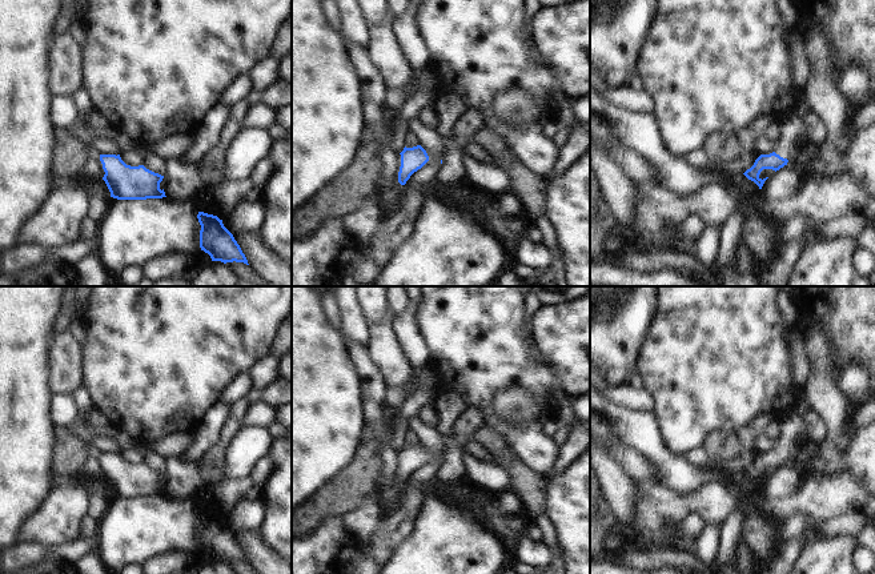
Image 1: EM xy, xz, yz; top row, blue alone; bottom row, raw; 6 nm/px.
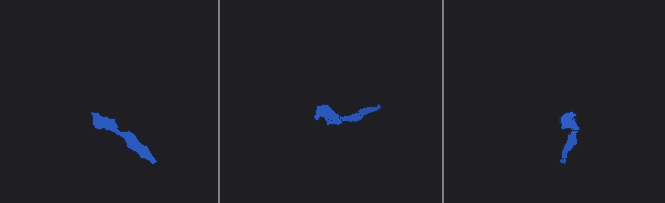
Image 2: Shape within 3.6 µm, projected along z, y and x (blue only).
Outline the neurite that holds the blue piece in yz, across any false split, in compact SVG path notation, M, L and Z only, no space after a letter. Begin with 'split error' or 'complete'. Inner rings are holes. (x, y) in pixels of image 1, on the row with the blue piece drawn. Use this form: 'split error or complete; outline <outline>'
split error; outline M800 116L795 117L787 125L782 125L782 128L784 137L778 141L775 150L770 154L760 154L755 160L754 165L743 173L748 180L754 181L759 189L762 189L764 181L768 178L766 177L762 180L759 177L763 169L772 169L775 172L779 170L787 165L794 150L810 144L807 137L807 127Z

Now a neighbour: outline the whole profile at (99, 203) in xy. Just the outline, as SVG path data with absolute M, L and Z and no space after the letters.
M92 194L89 196L89 200L87 217L101 222L105 218L111 197L104 194Z

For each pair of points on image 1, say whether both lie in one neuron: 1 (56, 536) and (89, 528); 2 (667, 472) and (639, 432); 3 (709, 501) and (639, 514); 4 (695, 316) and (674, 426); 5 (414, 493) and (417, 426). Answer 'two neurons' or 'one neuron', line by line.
1: two neurons
2: one neuron
3: one neuron
4: one neuron
5: one neuron

